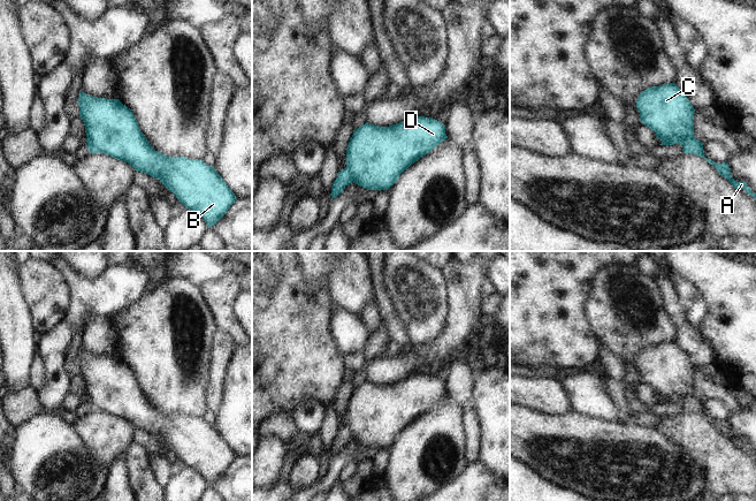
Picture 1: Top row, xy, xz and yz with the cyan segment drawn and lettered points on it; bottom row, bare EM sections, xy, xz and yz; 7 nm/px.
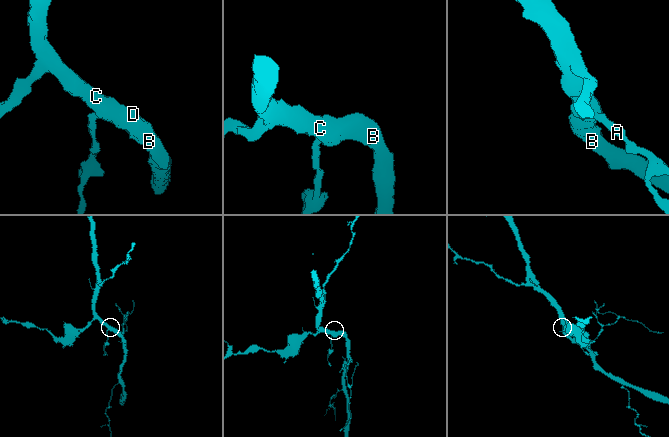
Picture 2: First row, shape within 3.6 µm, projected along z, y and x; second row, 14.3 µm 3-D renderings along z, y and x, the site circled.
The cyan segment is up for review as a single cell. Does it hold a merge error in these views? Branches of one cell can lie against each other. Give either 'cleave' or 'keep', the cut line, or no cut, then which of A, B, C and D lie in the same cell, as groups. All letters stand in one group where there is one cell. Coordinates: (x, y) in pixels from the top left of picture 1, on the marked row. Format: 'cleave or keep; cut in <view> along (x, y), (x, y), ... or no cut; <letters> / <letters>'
cleave; cut in xz along (345, 167), (349, 169), (352, 181); A / B C D

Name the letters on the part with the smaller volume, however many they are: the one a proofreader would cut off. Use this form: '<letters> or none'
A

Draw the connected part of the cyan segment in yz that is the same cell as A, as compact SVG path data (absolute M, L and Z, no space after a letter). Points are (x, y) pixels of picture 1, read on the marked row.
M695 137L689 138L684 143L682 151L684 151L684 153L690 153L690 154L695 154L695 155L700 155L700 157L704 158L710 165L716 167L717 172L721 176L724 176L725 179L728 180L728 182L732 184L733 188L744 189L746 193L751 195L756 200L756 193L754 193L751 191L751 189L748 187L748 184L746 182L738 182L732 177L730 167L728 167L728 162L717 164L717 162L712 161L711 159L708 159L704 157L704 150L703 150L702 142L697 141Z

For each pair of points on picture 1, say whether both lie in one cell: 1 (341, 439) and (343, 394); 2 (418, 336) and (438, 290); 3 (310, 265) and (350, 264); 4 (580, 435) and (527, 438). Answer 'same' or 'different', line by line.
1: same
2: same
3: different
4: same

